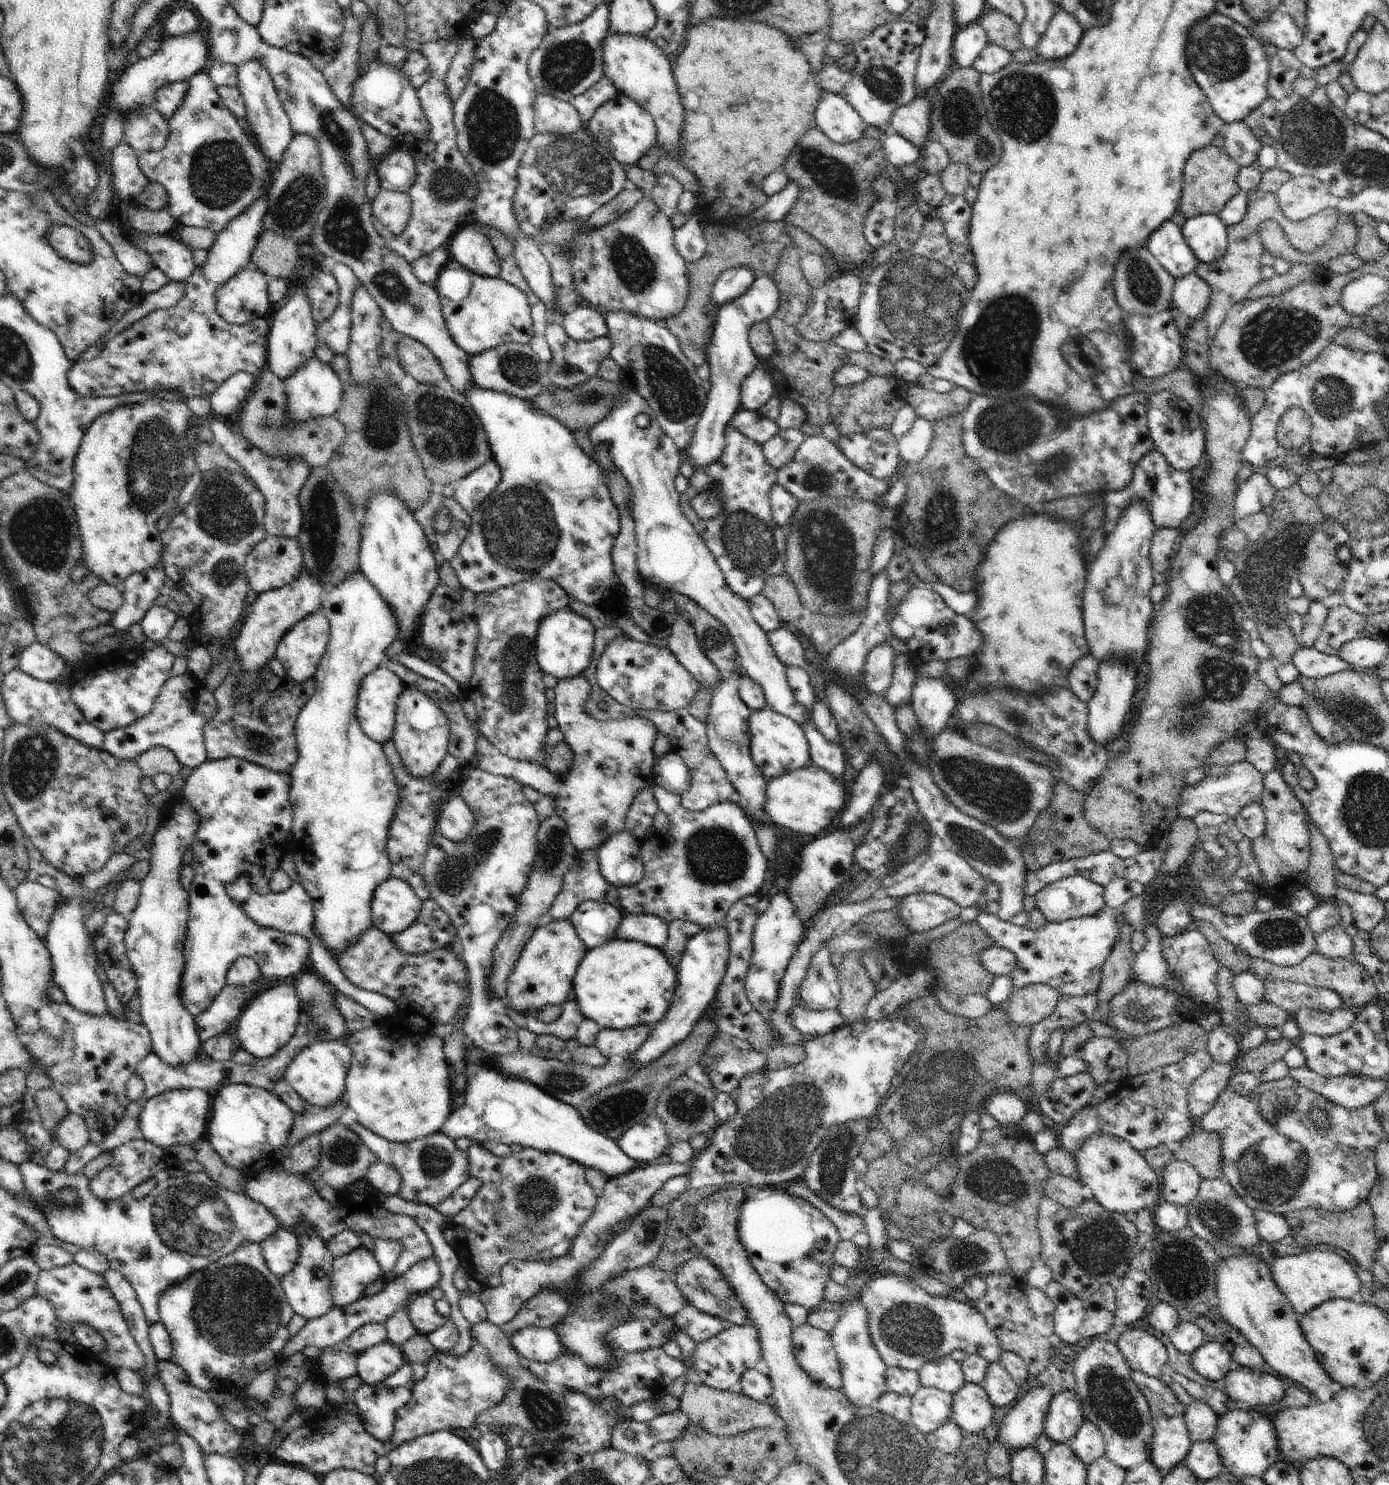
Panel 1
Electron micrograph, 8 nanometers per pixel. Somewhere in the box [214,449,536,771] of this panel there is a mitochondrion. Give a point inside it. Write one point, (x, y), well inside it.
(323, 514)

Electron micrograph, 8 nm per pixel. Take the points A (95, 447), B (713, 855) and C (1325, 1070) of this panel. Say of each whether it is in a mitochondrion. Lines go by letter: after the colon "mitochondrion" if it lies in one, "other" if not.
A: other
B: mitochondrion
C: other

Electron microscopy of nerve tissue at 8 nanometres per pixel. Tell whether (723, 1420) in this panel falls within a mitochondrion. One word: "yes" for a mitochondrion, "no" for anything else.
yes

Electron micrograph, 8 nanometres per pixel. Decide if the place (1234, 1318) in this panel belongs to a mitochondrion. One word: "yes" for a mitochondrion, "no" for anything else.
no

